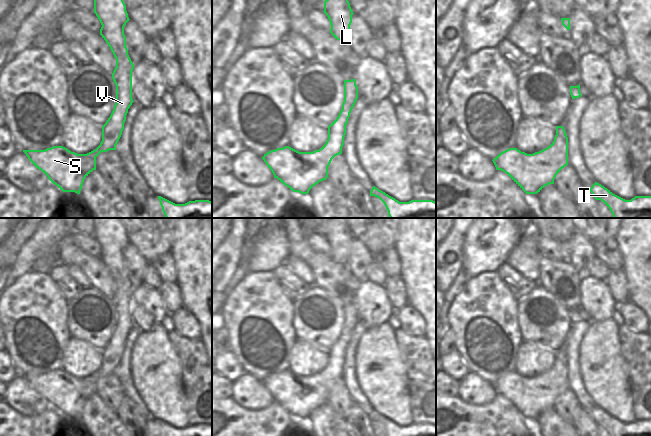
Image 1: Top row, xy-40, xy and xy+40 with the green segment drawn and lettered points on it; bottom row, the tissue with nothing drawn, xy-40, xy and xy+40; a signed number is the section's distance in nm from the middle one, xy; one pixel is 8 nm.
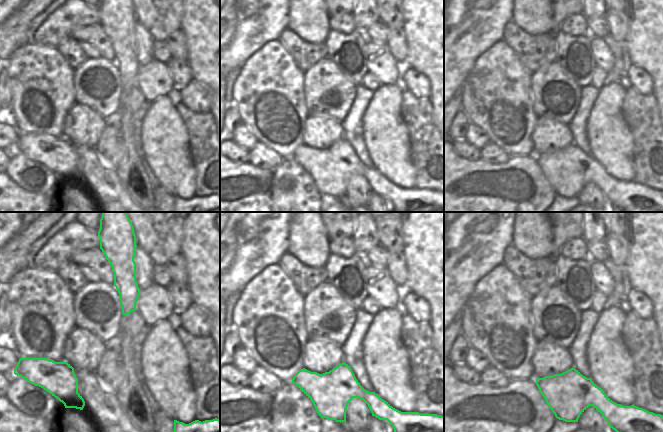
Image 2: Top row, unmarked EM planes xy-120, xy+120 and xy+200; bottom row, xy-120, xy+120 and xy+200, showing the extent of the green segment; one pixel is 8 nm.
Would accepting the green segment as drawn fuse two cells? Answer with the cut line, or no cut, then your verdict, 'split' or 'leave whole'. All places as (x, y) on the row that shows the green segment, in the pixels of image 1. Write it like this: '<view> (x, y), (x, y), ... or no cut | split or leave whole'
no cut | leave whole

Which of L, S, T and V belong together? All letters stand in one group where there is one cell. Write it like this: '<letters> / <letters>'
L S T V

